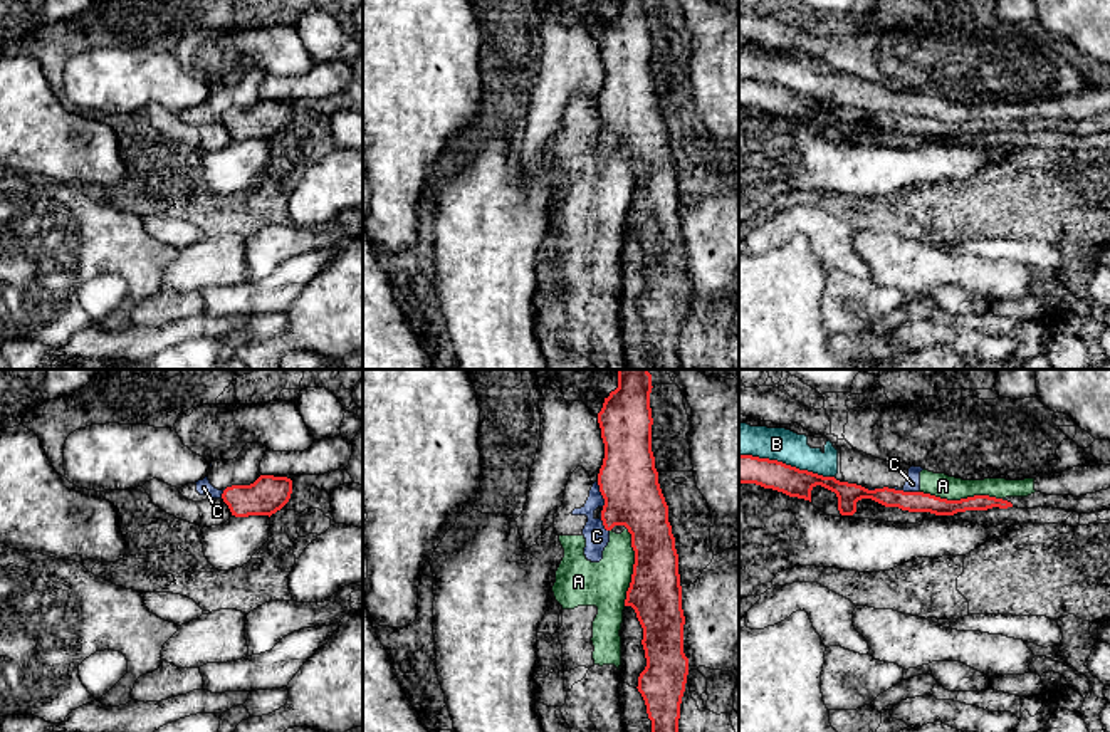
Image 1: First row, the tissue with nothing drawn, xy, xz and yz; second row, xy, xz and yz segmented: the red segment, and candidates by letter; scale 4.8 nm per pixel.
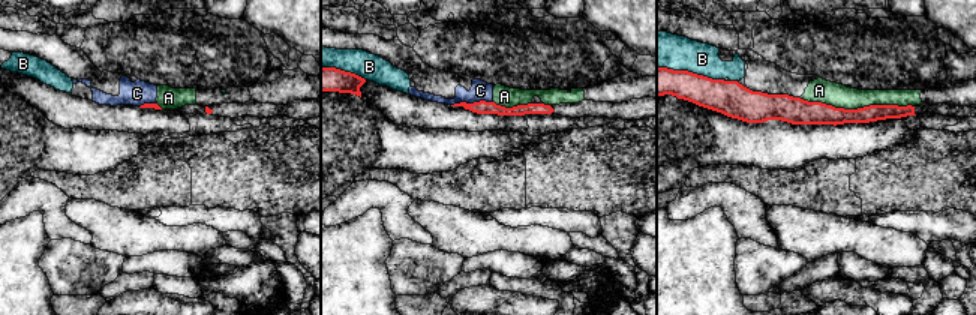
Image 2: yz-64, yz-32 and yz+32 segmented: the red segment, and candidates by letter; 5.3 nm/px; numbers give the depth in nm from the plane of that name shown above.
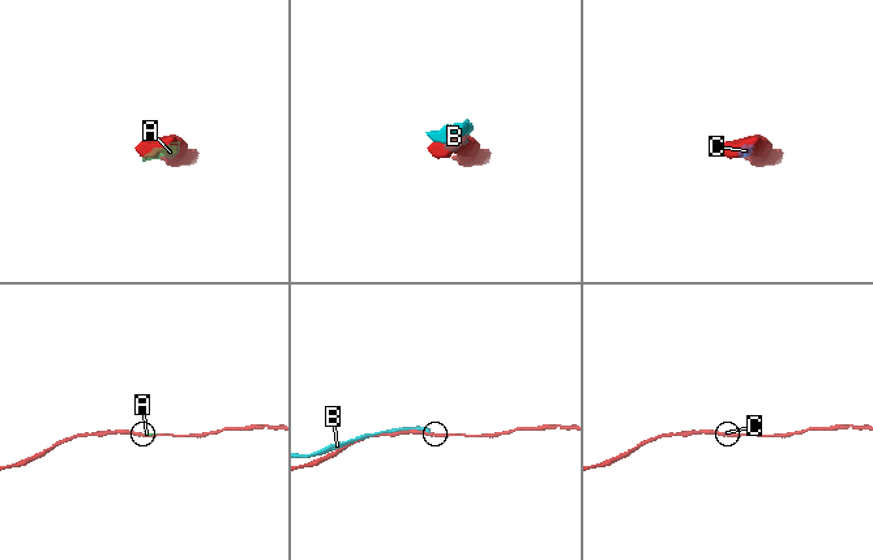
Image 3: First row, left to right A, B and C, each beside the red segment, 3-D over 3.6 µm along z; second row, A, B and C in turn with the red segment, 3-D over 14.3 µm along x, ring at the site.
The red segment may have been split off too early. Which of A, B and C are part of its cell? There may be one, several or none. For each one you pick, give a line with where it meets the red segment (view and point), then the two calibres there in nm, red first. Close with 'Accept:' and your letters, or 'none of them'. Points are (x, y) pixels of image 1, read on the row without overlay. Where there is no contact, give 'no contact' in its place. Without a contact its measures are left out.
Accept: none of them

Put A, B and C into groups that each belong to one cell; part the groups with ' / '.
A B C

